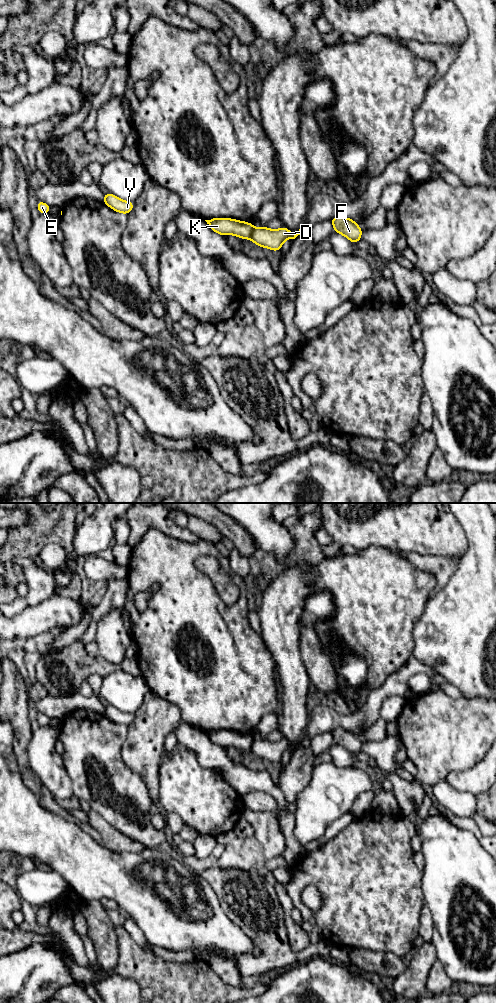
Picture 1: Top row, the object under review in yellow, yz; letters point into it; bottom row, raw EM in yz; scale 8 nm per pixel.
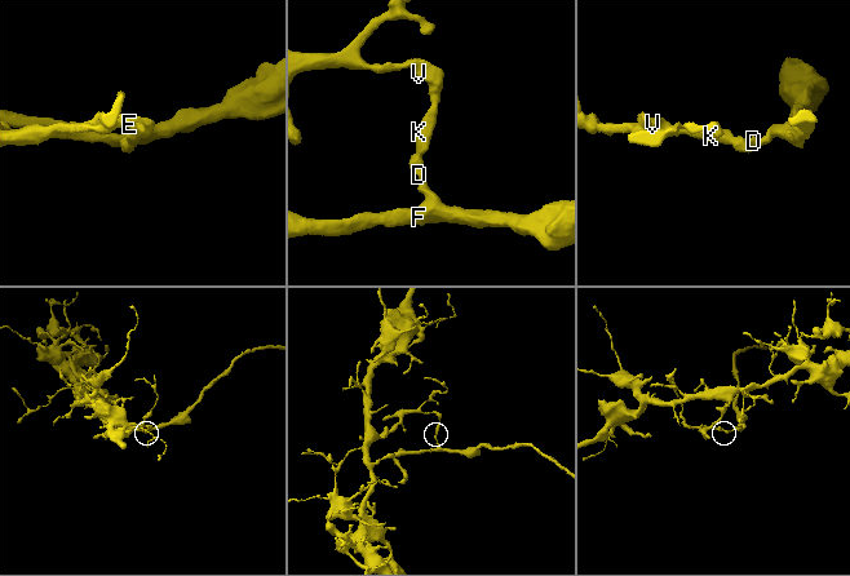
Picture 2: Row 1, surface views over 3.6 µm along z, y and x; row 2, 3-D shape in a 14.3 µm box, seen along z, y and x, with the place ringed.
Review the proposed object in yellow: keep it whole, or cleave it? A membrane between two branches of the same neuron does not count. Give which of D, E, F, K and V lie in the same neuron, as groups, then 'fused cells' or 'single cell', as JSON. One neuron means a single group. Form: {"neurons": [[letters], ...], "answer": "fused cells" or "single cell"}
{"neurons": [["D", "F"], ["E", "K", "V"]], "answer": "fused cells"}

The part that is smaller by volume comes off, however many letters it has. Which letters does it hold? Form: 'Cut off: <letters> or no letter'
Cut off: D, F

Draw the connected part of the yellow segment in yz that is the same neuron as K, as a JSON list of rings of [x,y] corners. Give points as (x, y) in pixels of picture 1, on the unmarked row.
[[[213,730],[205,733],[214,744],[222,748],[231,746],[242,751],[249,751],[254,741],[253,736],[249,734],[229,730]]]

